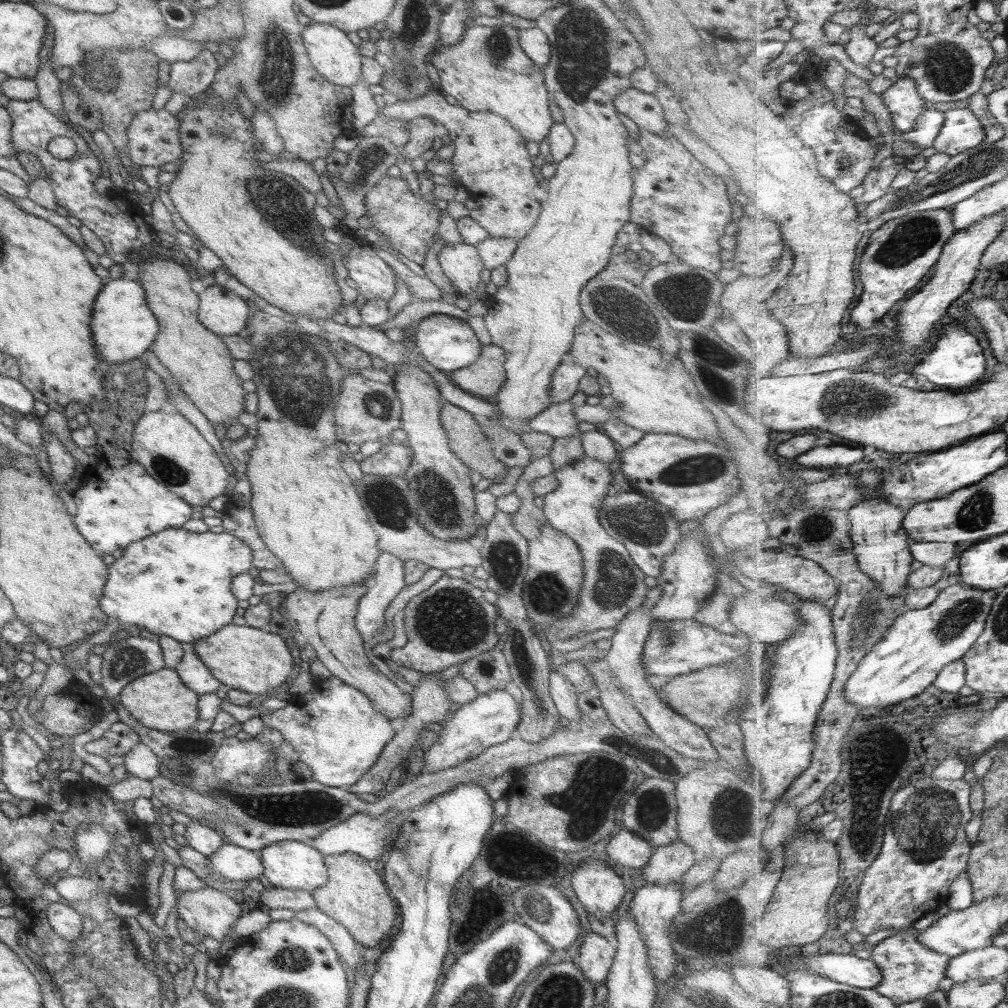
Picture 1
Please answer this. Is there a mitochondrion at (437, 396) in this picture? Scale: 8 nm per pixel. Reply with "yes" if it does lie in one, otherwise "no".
no

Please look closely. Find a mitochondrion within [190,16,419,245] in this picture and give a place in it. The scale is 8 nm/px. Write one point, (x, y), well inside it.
(278, 75)

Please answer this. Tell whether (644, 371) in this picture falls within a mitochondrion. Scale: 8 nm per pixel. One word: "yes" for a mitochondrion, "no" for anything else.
no

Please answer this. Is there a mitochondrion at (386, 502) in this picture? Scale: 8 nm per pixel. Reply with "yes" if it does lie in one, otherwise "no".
yes

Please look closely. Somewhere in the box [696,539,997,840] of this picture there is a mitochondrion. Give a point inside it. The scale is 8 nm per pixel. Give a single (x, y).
(953, 622)

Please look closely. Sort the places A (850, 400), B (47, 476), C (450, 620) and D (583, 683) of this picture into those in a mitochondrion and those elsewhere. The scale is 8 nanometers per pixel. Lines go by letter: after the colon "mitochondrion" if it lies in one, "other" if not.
A: mitochondrion
B: other
C: mitochondrion
D: other

